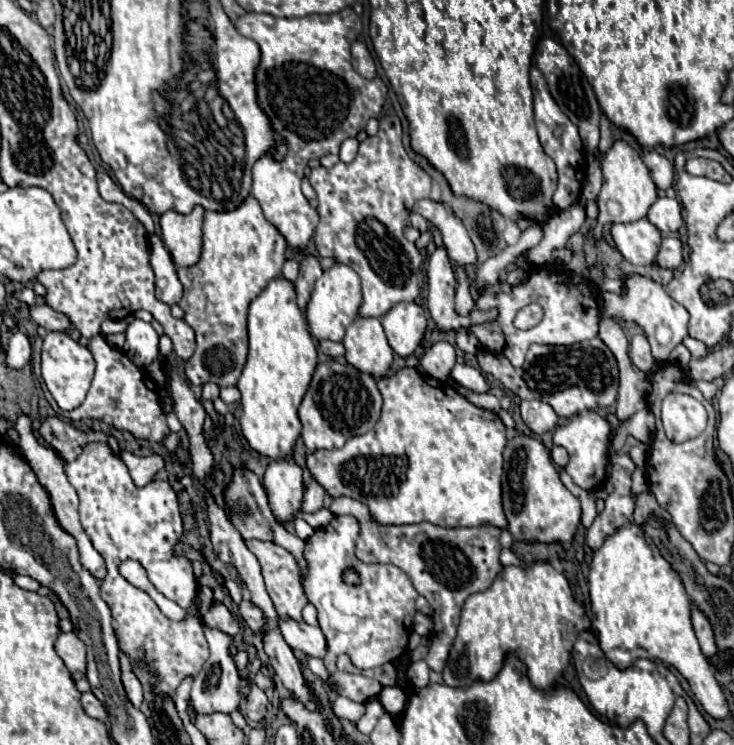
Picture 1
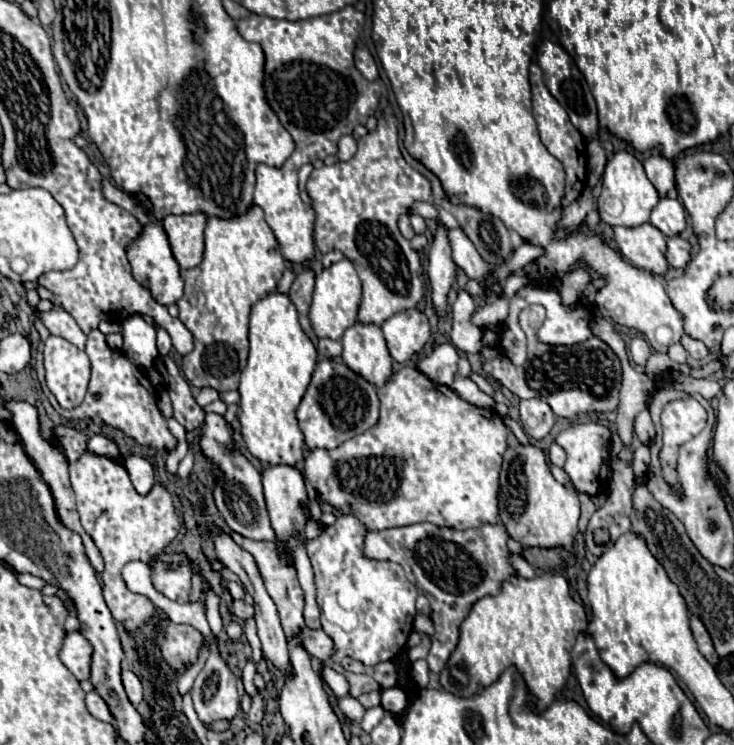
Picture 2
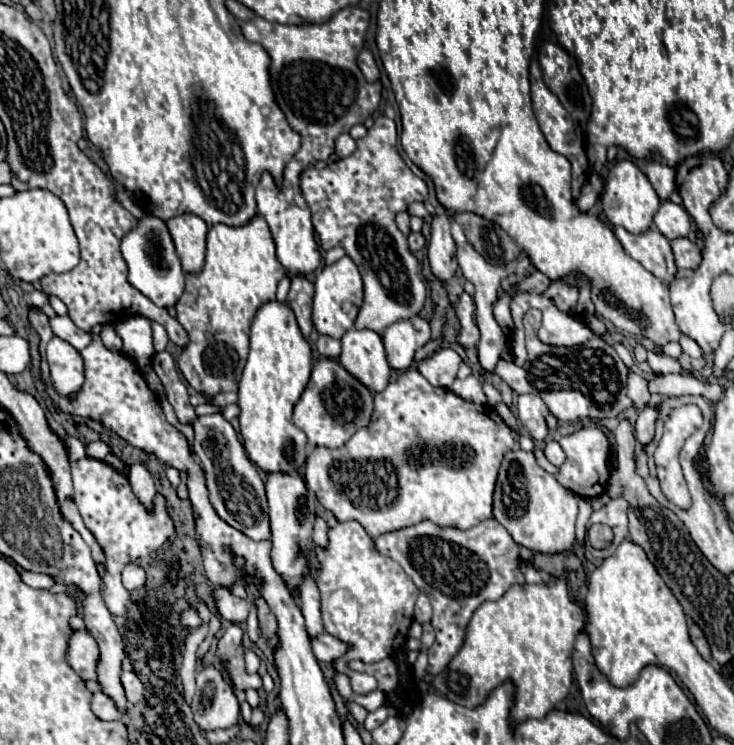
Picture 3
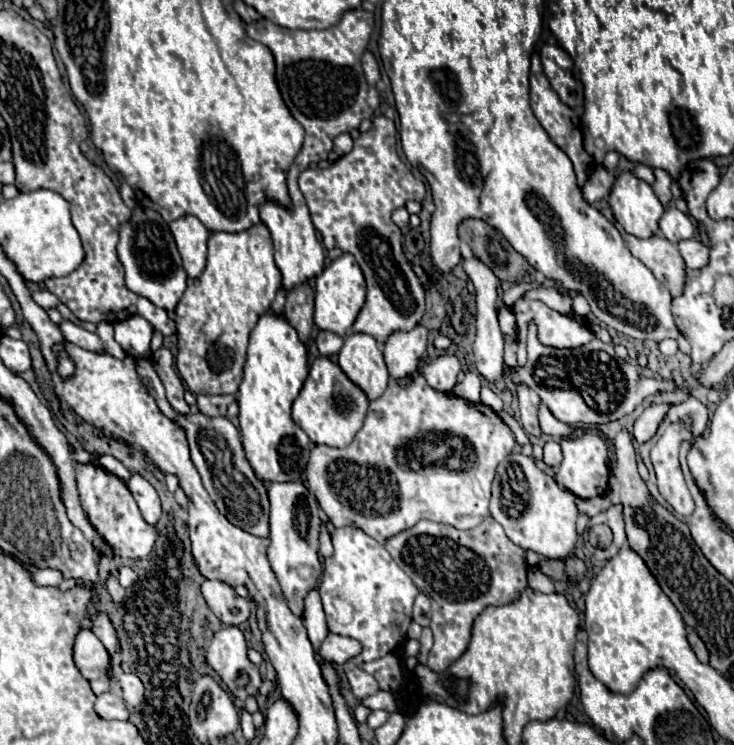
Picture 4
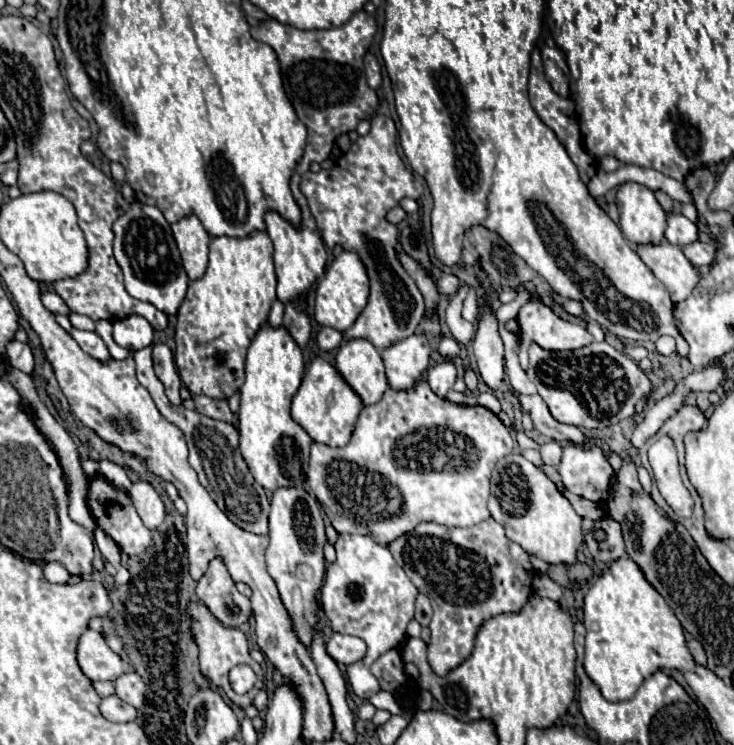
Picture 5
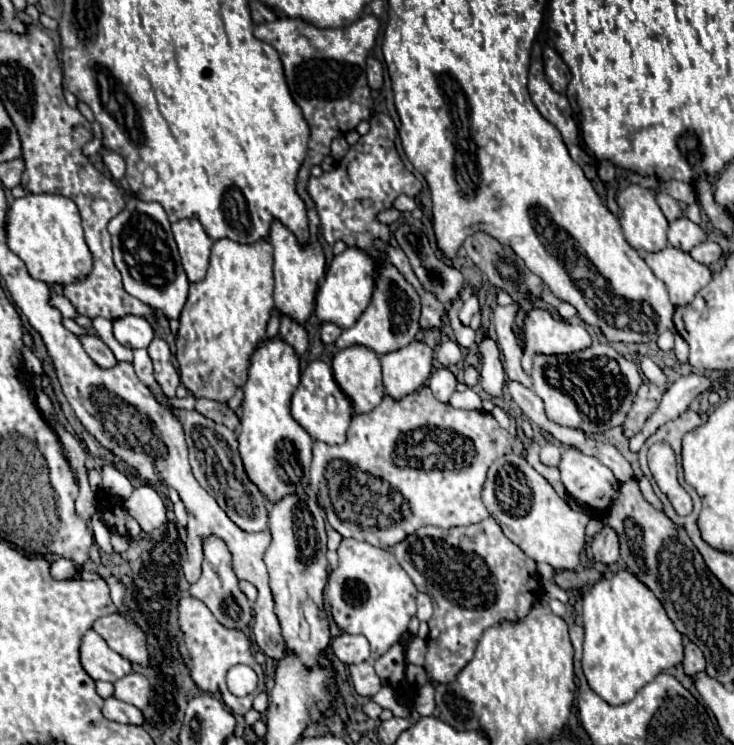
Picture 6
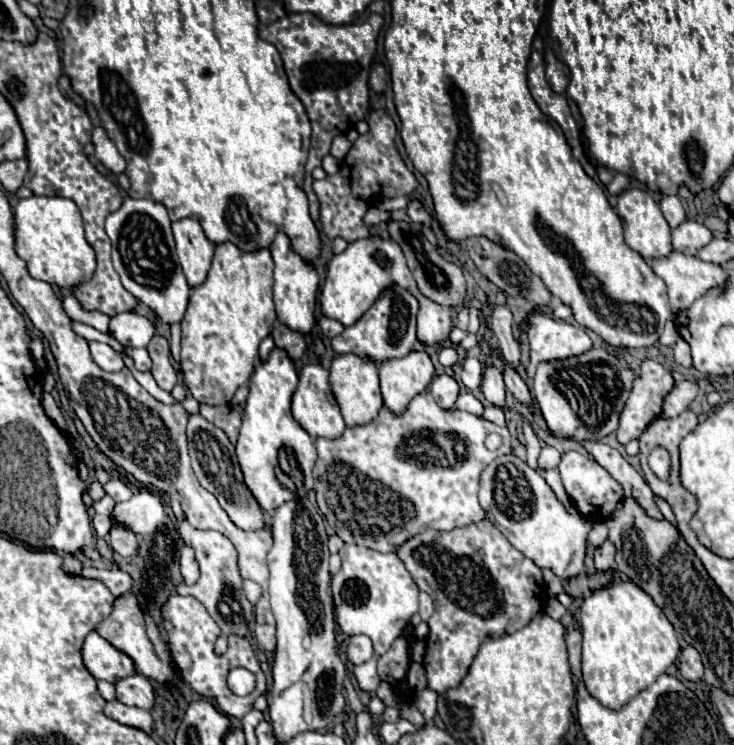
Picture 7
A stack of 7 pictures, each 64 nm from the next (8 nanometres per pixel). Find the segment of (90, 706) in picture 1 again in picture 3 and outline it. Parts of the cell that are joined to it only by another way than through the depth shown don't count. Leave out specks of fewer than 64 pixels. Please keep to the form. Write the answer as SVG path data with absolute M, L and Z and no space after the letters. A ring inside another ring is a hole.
M96 692L92 694L92 712L100 718L100 720L120 720L122 714L118 712L118 708L114 706L114 702L102 694L102 692Z

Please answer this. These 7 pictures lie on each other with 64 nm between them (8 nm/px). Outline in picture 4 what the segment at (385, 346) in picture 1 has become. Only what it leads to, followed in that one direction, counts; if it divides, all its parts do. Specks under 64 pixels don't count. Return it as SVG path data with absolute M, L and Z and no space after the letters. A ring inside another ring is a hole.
M350 330L344 336L344 346L338 354L338 366L370 400L378 398L388 386L388 368L374 336Z

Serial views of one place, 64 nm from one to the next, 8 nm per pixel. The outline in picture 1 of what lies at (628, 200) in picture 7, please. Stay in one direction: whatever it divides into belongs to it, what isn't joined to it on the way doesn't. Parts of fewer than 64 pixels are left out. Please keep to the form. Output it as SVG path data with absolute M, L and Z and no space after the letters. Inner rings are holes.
M614 140L614 144L600 156L600 166L604 174L602 190L598 196L598 222L600 224L614 224L614 222L634 222L646 216L648 208L658 198L656 184L650 178L646 164L642 162L640 154L624 140Z

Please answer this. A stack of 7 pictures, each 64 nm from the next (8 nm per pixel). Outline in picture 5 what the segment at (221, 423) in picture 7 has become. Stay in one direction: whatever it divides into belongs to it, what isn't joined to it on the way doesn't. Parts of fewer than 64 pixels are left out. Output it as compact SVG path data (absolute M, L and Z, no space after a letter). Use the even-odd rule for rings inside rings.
M194 396L192 398L196 404L196 410L204 416L210 416L214 420L224 420L224 422L232 422L234 414L228 408L228 400L226 398L208 398L208 396Z

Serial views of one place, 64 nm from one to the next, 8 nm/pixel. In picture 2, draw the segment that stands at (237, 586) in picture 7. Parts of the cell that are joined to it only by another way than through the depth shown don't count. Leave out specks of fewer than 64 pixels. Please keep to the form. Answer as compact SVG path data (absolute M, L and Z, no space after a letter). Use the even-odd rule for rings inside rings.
M234 600L234 604L232 604L232 612L234 612L240 620L254 618L254 606L246 604L244 600Z

